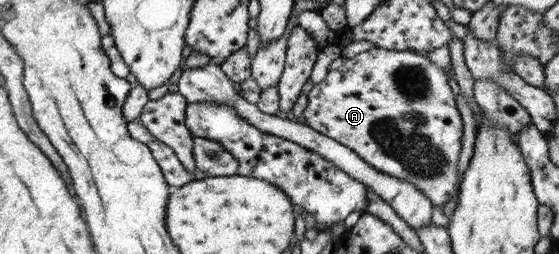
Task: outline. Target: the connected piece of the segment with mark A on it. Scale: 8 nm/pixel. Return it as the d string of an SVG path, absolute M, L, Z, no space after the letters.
M375 48L369 49L367 51L360 52L356 54L351 59L345 59L343 56L337 57L331 64L328 66L327 74L325 75L325 78L319 83L319 84L313 84L311 89L309 90L309 93L306 95L306 99L308 100L306 102L305 108L302 110L301 117L304 118L303 122L304 125L306 125L309 129L315 130L315 132L318 132L319 134L326 136L327 138L330 138L331 140L334 140L335 142L340 142L343 146L346 146L347 148L350 148L361 160L365 161L369 166L372 166L375 170L378 170L379 172L382 172L383 174L388 174L390 177L393 178L399 178L402 181L408 182L409 184L413 184L413 186L417 187L417 190L420 190L429 200L432 206L435 206L435 208L443 208L445 206L445 203L452 198L458 190L456 189L456 186L459 186L461 182L458 181L458 156L462 147L462 118L460 117L459 111L457 110L453 94L451 93L451 89L449 88L449 84L447 83L447 75L444 70L441 70L438 66L435 66L428 58L427 56L421 56L419 54L414 53L413 51L403 51L400 50L385 50L384 48Z

